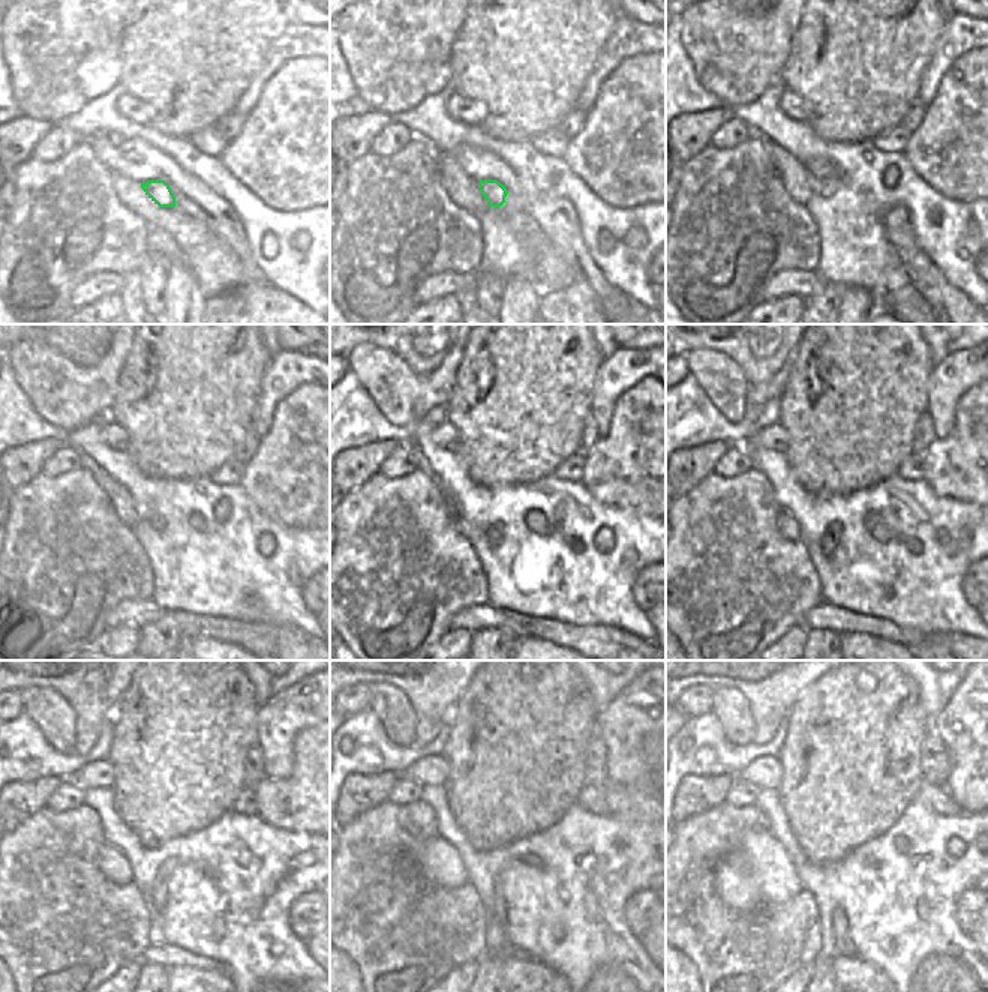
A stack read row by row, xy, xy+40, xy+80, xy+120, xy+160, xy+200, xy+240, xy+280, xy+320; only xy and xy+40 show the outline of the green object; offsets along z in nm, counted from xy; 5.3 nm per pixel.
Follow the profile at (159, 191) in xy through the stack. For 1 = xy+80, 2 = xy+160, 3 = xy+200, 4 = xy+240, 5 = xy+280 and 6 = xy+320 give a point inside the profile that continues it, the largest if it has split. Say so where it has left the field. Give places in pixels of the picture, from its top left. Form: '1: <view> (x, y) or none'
1: xy+80 (828, 186)
2: xy+160 (495, 532)
3: xy+200 (828, 544)
4: xy+240 (159, 887)
5: xy+280 (498, 902)
6: xy+320 (843, 944)

